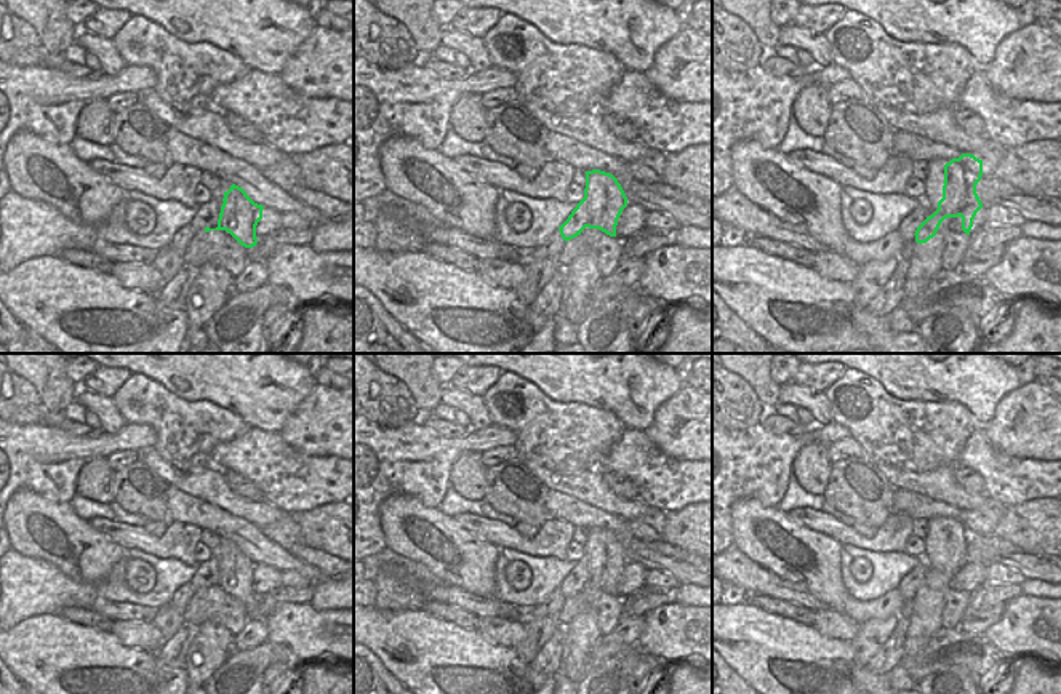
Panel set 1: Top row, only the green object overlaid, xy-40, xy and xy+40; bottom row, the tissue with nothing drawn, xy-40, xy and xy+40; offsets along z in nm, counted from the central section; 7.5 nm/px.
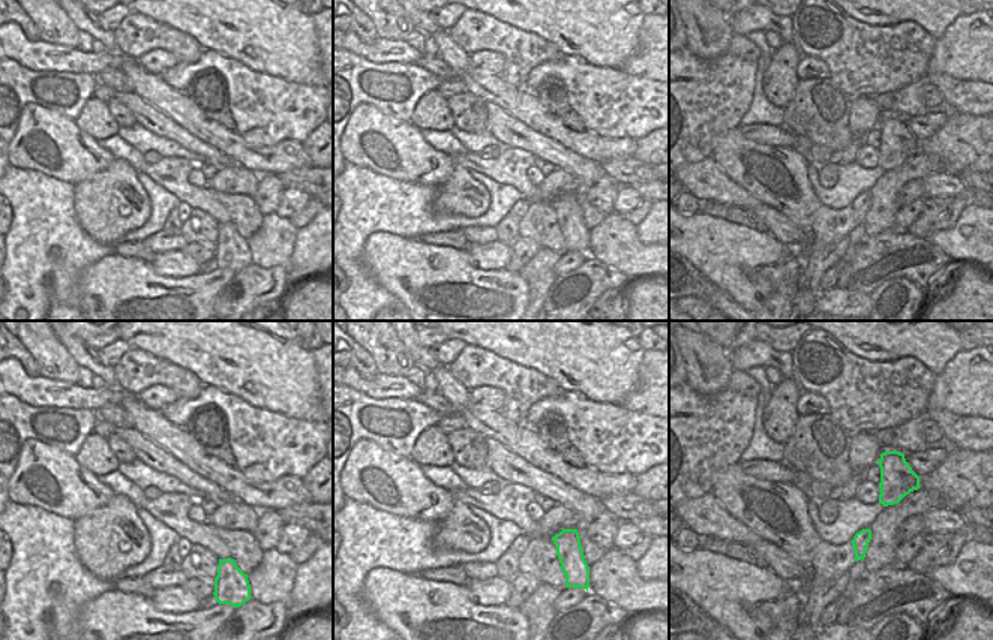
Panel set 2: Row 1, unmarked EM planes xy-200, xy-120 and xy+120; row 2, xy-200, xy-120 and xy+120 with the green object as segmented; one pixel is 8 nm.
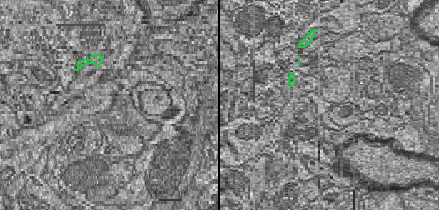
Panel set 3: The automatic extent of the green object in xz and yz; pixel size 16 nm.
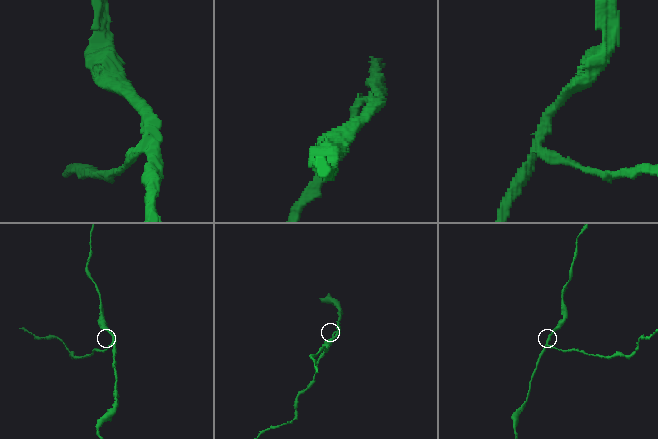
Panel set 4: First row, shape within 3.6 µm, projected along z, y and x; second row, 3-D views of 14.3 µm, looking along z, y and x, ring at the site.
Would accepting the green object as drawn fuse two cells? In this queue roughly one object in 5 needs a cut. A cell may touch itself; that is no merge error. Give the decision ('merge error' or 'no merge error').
no merge error

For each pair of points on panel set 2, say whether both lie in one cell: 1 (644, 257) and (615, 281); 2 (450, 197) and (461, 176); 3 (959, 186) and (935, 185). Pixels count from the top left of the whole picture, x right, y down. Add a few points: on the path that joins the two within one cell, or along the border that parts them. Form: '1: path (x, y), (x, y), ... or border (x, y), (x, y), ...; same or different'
1: border (591, 258), (614, 266), (630, 281); different
2: path (455, 192), (461, 186), (461, 180); same
3: path (953, 186), (941, 185); same

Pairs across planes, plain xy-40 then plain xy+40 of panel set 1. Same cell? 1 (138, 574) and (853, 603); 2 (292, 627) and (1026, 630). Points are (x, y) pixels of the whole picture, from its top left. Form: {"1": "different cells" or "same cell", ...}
{"1": "different cells", "2": "same cell"}

